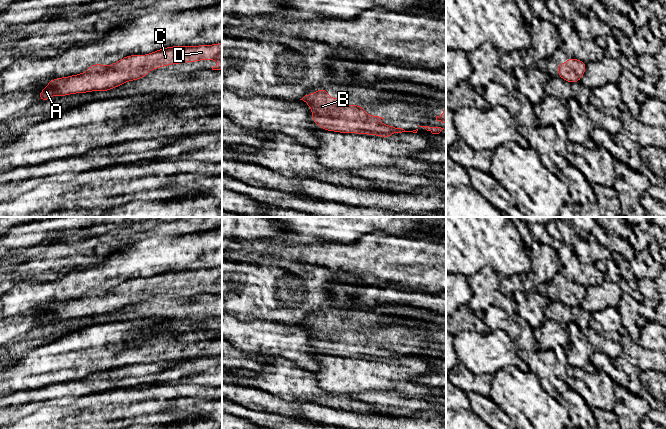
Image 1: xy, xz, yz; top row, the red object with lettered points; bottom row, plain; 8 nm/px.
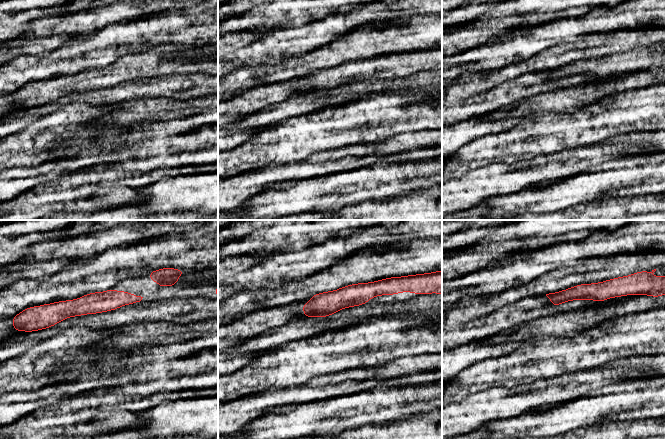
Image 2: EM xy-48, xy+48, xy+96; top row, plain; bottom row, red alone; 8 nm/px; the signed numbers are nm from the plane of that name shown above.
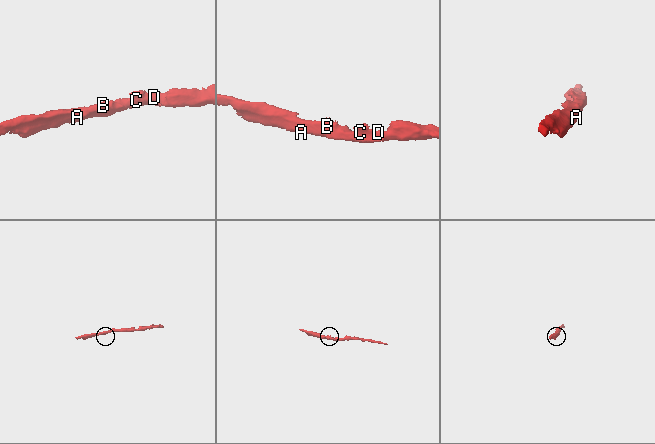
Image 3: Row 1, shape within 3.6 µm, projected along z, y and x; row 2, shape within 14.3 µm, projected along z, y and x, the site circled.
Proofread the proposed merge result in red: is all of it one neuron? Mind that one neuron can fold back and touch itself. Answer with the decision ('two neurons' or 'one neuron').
one neuron

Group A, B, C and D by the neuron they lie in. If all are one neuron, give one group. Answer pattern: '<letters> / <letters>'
A B C D

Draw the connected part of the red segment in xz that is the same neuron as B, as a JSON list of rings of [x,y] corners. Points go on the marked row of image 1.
[[[320,88],[315,93],[305,95],[302,99],[308,104],[312,111],[312,120],[315,124],[319,125],[323,130],[334,131],[339,133],[357,133],[357,134],[369,134],[377,135],[385,138],[390,138],[393,133],[413,132],[417,133],[418,129],[413,131],[405,131],[402,128],[395,126],[389,126],[386,124],[380,124],[378,121],[384,119],[379,116],[367,115],[362,106],[358,105],[345,105],[341,97],[332,99],[329,93]]]

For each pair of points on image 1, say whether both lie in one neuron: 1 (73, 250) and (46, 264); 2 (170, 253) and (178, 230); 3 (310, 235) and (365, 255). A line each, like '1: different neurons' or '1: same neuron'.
1: same neuron
2: different neurons
3: different neurons

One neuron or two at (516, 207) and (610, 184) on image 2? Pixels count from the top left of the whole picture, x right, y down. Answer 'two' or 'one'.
one

